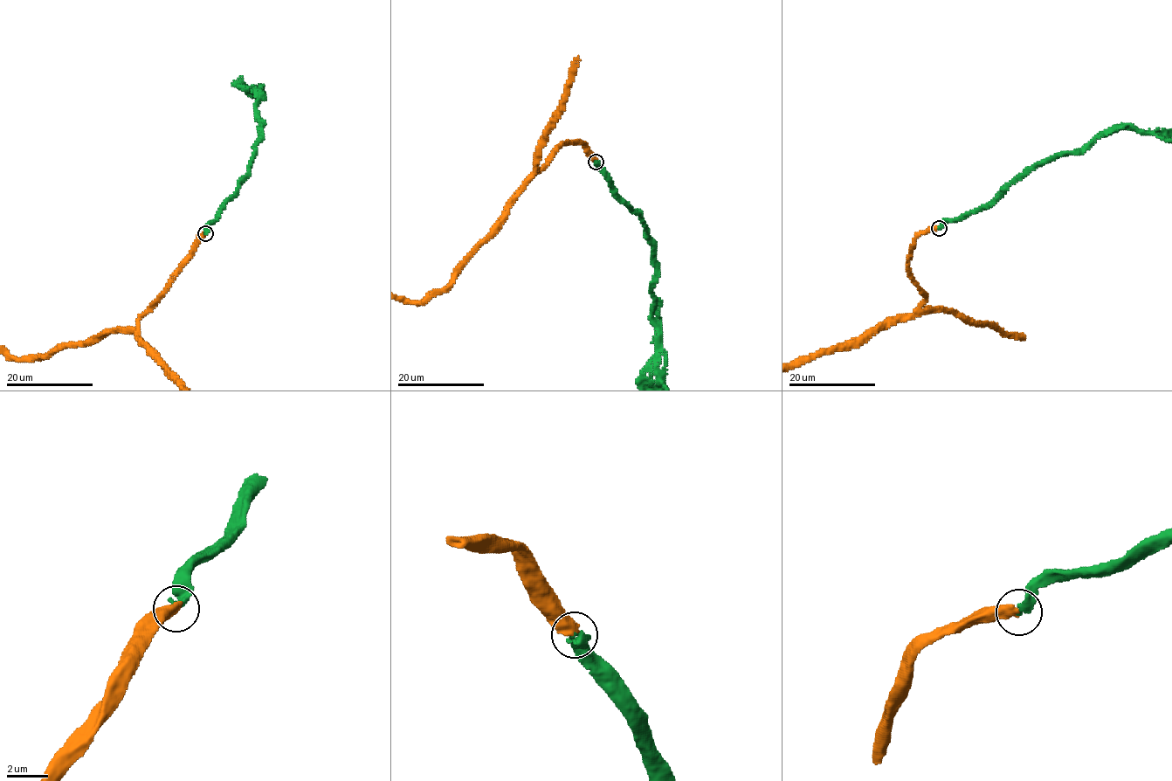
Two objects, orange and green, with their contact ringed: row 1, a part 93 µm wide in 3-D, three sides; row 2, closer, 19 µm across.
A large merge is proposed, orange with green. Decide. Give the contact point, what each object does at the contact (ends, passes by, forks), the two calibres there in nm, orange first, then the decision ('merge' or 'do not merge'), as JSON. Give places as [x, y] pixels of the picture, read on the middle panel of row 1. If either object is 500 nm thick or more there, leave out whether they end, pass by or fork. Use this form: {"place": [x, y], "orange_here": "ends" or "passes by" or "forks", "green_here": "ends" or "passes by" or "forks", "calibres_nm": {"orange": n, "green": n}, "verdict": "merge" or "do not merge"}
{"place": [596, 162], "calibres_nm": {"orange": 550, "green": 360}, "verdict": "merge"}

